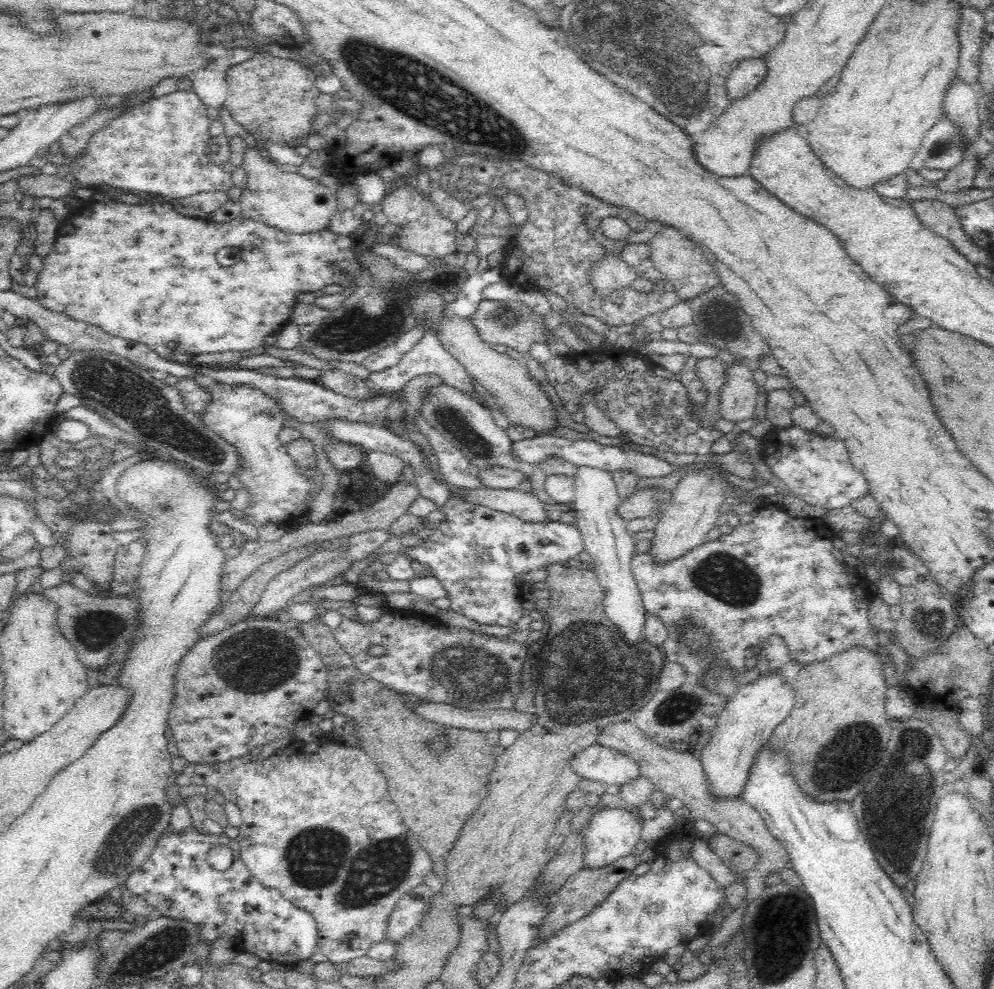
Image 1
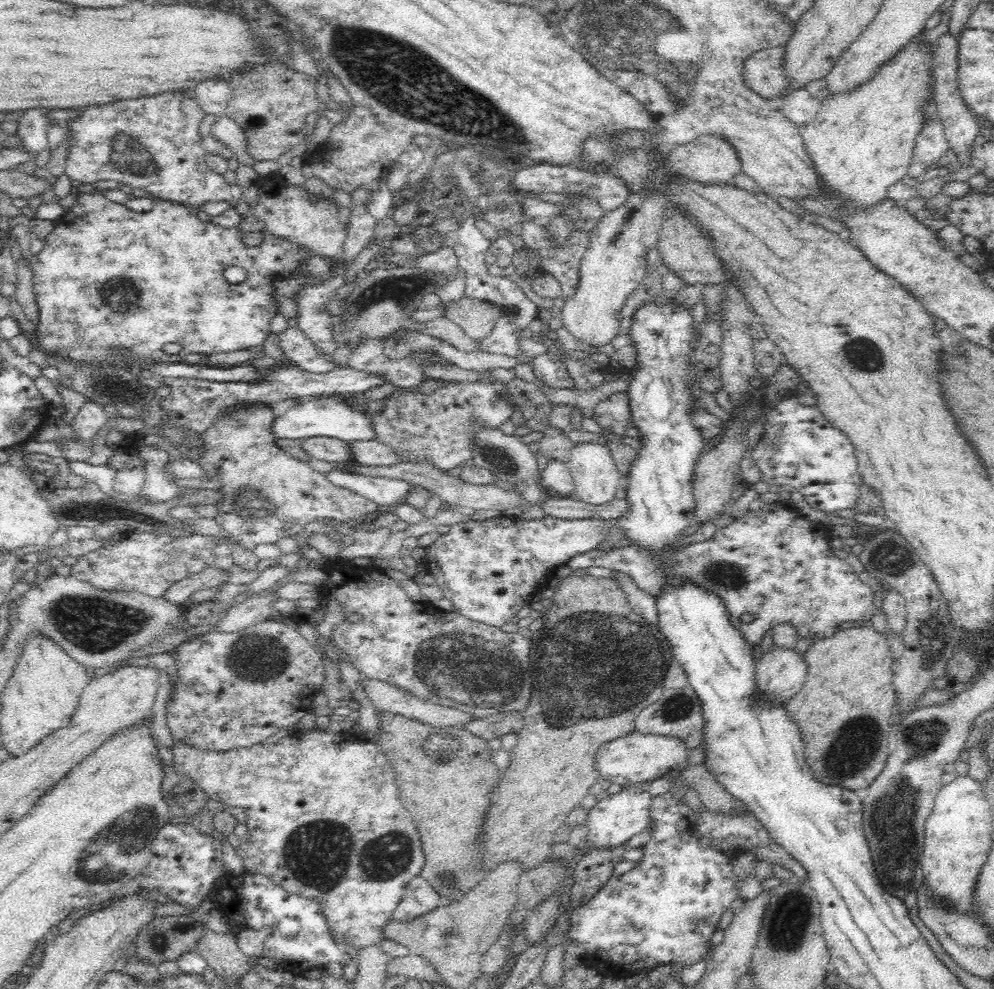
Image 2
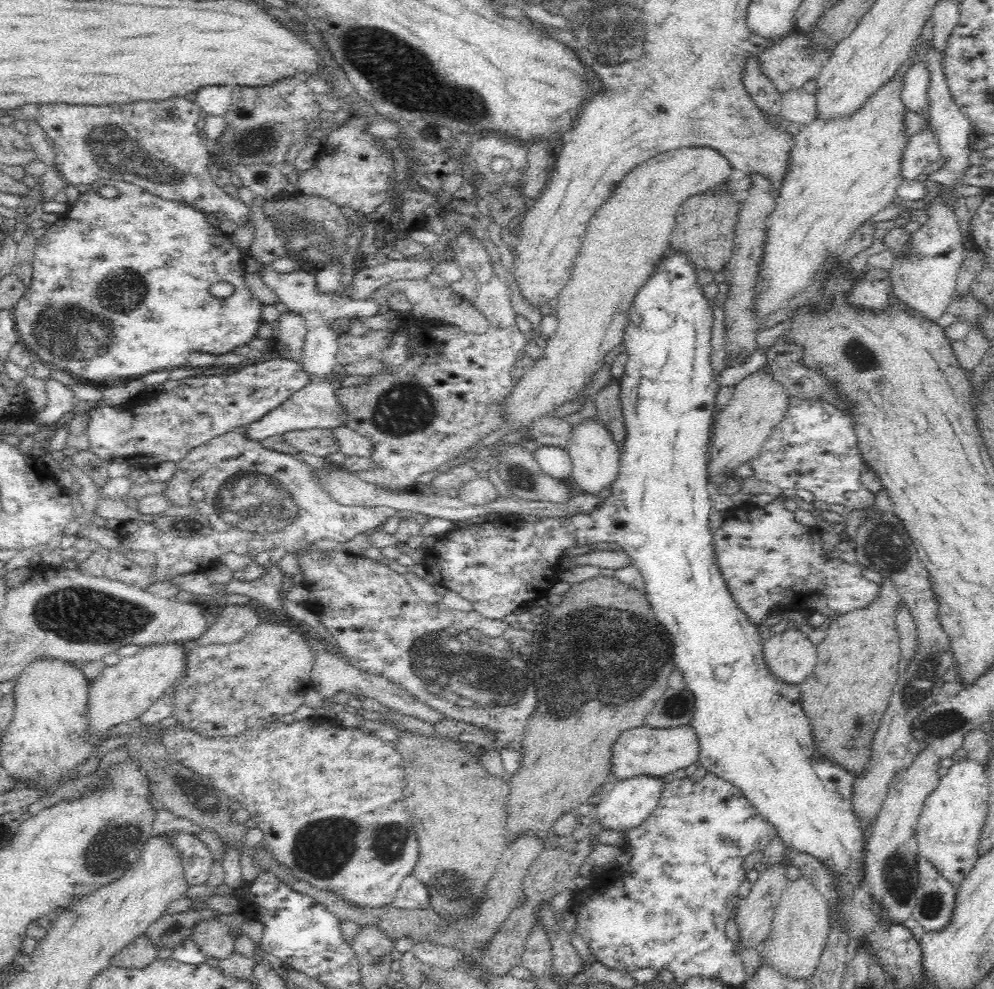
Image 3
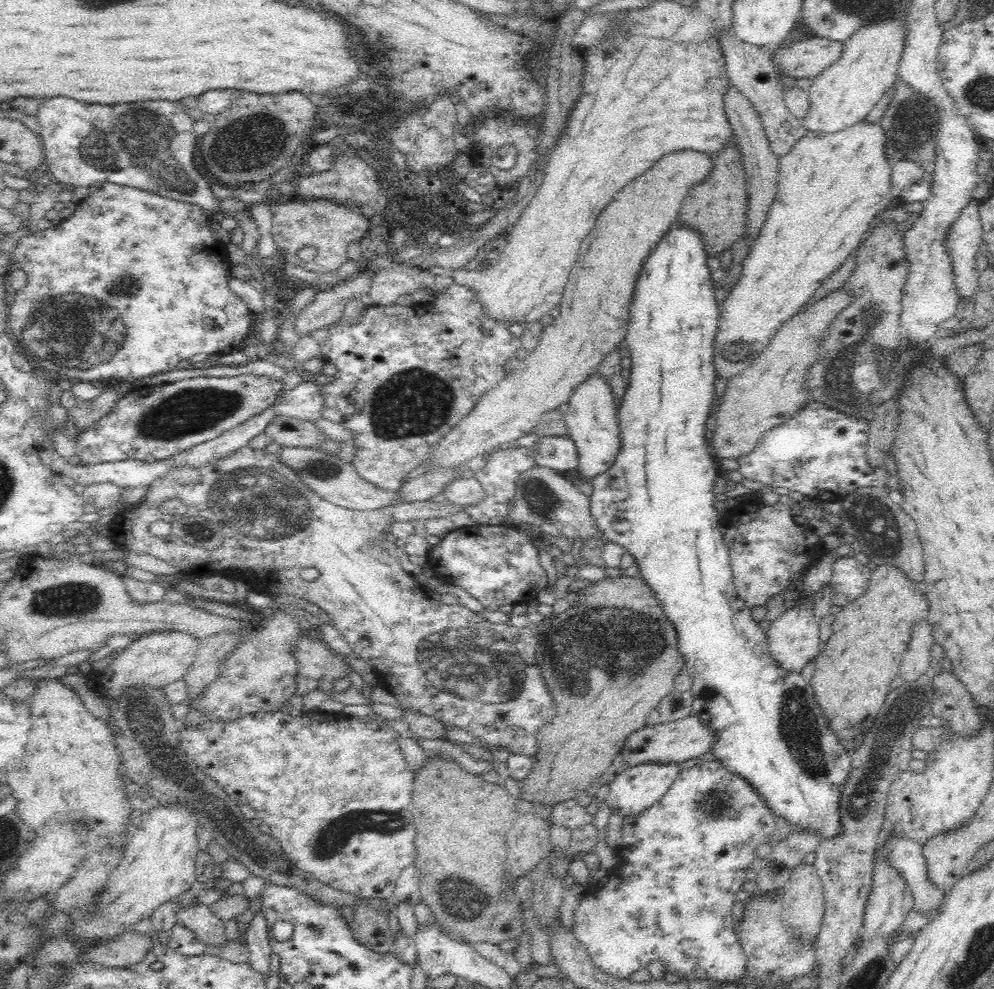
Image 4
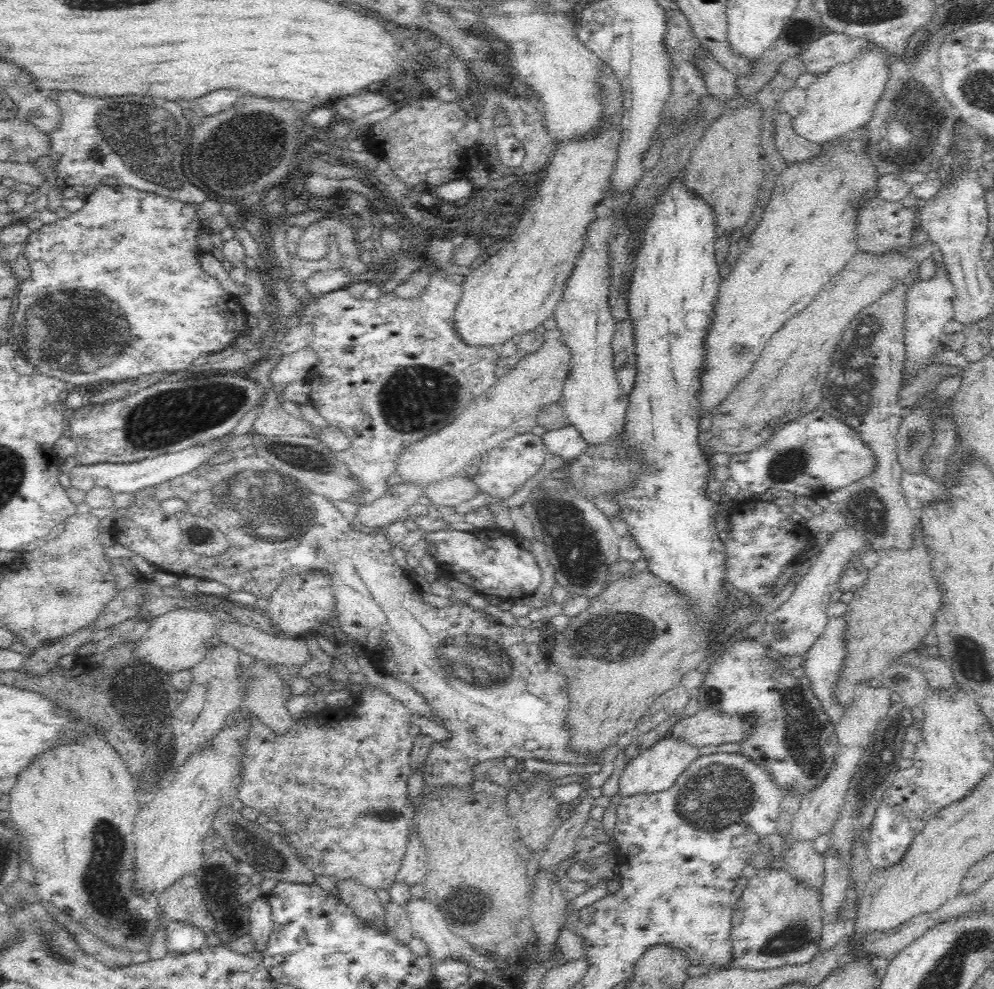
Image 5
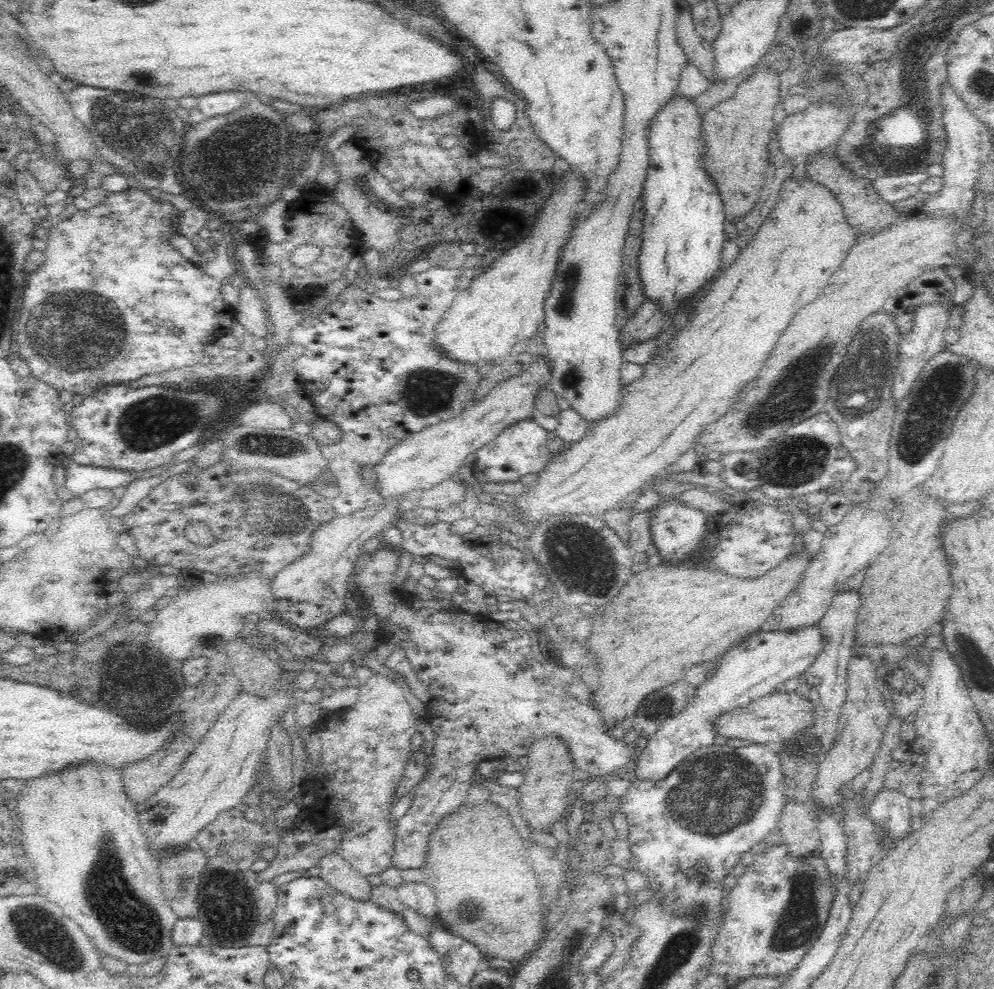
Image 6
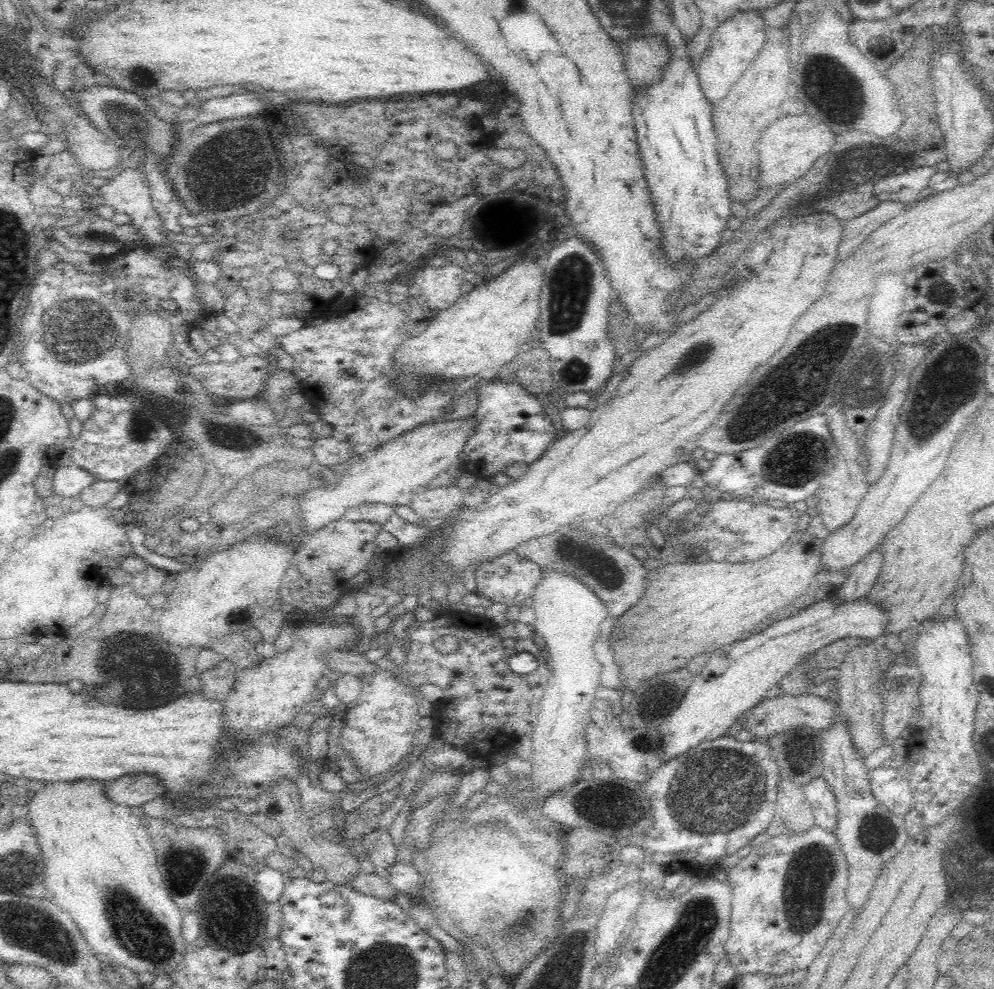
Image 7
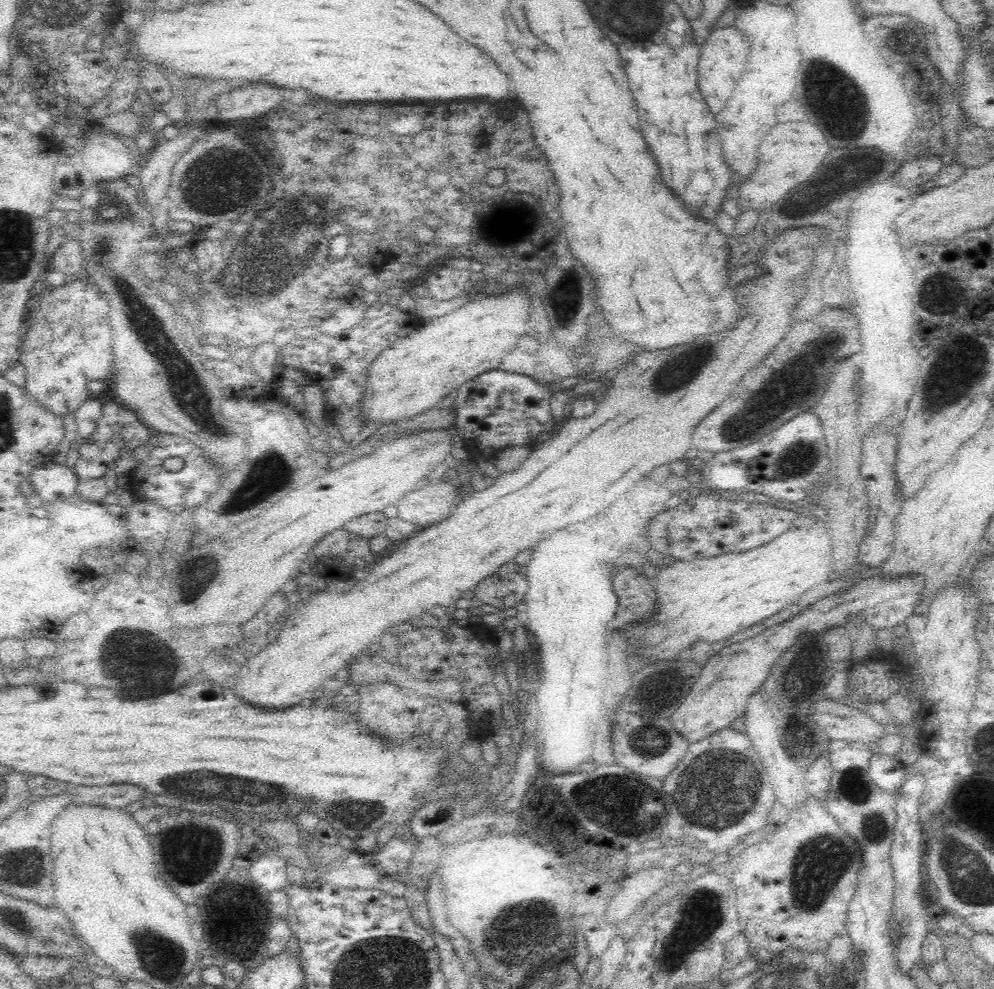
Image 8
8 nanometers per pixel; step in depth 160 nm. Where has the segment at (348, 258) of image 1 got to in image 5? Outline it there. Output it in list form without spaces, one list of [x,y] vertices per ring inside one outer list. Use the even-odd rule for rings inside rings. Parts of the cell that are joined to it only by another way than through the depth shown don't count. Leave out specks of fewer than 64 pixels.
[[[122,185],[101,186],[99,190],[87,197],[84,206],[78,212],[71,213],[68,218],[59,218],[56,222],[50,222],[43,228],[34,229],[28,236],[28,246],[22,253],[31,266],[31,275],[18,286],[16,305],[10,320],[10,333],[16,338],[28,363],[32,364],[37,373],[60,379],[68,386],[78,386],[78,388],[91,391],[94,388],[86,388],[86,386],[97,386],[105,381],[122,382],[164,371],[177,376],[179,372],[188,368],[202,352],[213,353],[230,347],[234,340],[242,336],[244,330],[248,328],[248,313],[238,302],[236,296],[224,290],[223,285],[215,276],[202,272],[202,267],[196,260],[201,254],[201,249],[196,243],[200,228],[201,221],[198,219],[195,205]]]

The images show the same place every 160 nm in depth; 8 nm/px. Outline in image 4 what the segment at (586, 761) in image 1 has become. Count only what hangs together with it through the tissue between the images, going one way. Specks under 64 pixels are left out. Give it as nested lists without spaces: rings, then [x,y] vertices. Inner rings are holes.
[[[696,715],[687,718],[656,725],[647,725],[641,730],[628,736],[623,746],[623,760],[628,766],[644,764],[644,762],[684,762],[694,756],[702,756],[710,752],[711,746],[716,742],[716,731],[712,727],[702,723]]]

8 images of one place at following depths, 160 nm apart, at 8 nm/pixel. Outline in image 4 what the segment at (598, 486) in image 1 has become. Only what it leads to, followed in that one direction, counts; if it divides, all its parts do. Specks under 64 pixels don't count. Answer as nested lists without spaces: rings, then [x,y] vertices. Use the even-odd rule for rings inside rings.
[[[597,370],[576,386],[576,390],[570,394],[570,398],[561,412],[569,435],[577,446],[577,471],[580,478],[589,480],[592,476],[604,472],[615,464],[620,448],[618,406],[610,385]]]

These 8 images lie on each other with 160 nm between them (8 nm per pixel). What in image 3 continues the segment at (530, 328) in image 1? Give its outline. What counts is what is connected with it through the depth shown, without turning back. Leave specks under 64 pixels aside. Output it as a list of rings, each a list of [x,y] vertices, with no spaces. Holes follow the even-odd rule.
[[[425,278],[412,280],[396,280],[380,286],[373,293],[368,296],[370,300],[374,301],[379,307],[380,311],[384,312],[386,309],[390,310],[388,299],[394,293],[402,293],[408,297],[412,303],[412,316],[418,320],[433,320],[442,319],[448,323],[452,323],[464,332],[472,332],[474,334],[484,334],[490,327],[488,320],[475,308],[470,301],[464,300],[455,293],[451,284],[446,284],[442,287],[436,287],[429,283]]]

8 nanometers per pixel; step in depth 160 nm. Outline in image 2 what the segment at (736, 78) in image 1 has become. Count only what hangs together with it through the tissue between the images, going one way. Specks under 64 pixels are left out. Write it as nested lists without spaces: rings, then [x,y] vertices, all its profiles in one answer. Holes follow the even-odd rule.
[[[785,44],[752,53],[746,59],[745,85],[766,98],[784,98],[790,92],[789,78],[783,73]]]

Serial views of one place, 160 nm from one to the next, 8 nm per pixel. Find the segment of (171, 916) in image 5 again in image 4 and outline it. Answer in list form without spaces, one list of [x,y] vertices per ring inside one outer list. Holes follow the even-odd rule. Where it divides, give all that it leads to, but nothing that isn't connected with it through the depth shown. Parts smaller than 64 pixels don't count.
[[[188,902],[176,910],[176,920],[182,926],[189,928],[198,941],[204,945],[222,946],[228,940],[225,937],[224,923],[221,918],[214,916],[205,904]]]

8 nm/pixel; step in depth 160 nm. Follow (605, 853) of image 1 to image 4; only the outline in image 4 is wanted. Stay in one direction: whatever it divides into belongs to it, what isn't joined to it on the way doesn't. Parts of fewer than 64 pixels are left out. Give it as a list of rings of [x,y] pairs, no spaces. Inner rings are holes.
[[[644,762],[636,766],[628,766],[628,769],[616,774],[610,783],[610,792],[605,799],[612,812],[621,814],[623,817],[634,816],[646,811],[668,792],[670,785],[682,770],[680,762]]]

